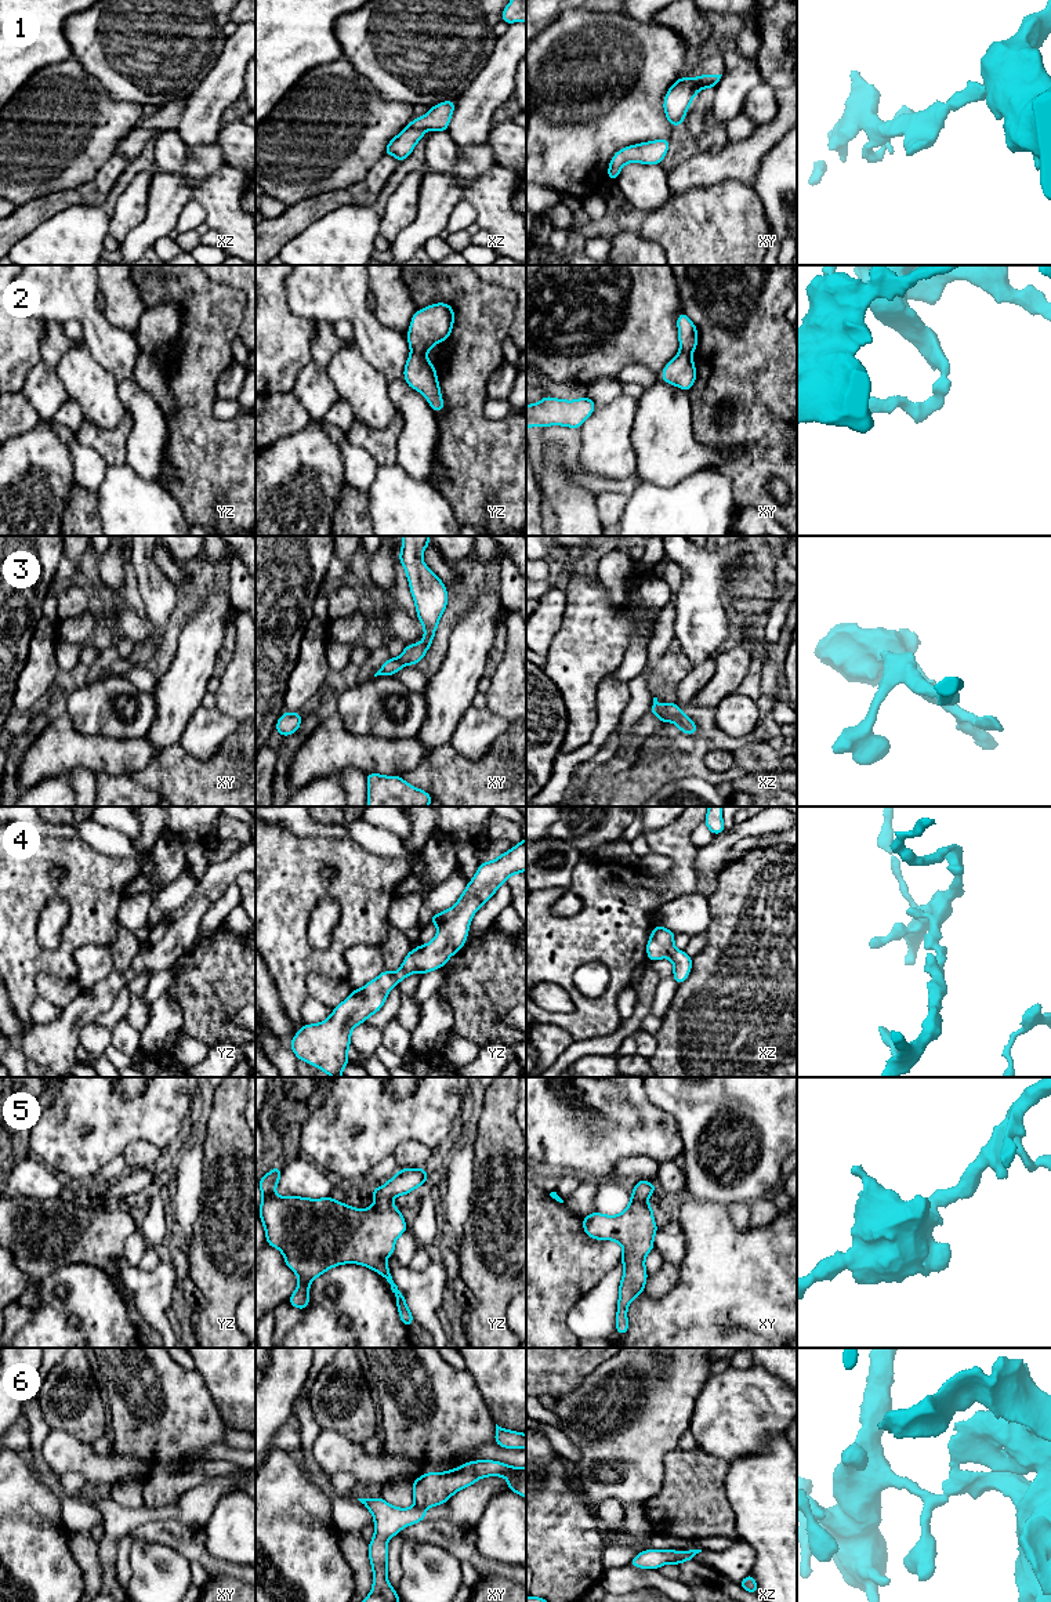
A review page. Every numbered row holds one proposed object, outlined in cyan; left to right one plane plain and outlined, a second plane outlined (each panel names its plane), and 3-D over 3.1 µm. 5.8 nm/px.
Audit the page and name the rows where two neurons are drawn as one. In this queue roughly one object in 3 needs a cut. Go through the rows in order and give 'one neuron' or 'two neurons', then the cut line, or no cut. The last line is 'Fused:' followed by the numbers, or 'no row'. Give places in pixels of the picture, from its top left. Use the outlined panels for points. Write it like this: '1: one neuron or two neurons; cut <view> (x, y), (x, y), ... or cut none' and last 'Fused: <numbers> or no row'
1: one neuron; cut none
2: two neurons; cut yz (412, 351), (424, 355)
3: one neuron; cut none
4: one neuron; cut none
5: one neuron; cut none
6: two neurons; cut xy (415, 1506), (423, 1510)
Fused: 2, 6

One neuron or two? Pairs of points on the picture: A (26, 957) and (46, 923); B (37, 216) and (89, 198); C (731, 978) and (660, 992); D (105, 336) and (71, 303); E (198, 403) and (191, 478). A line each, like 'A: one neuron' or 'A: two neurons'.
A: two neurons
B: one neuron
C: two neurons
D: one neuron
E: one neuron

